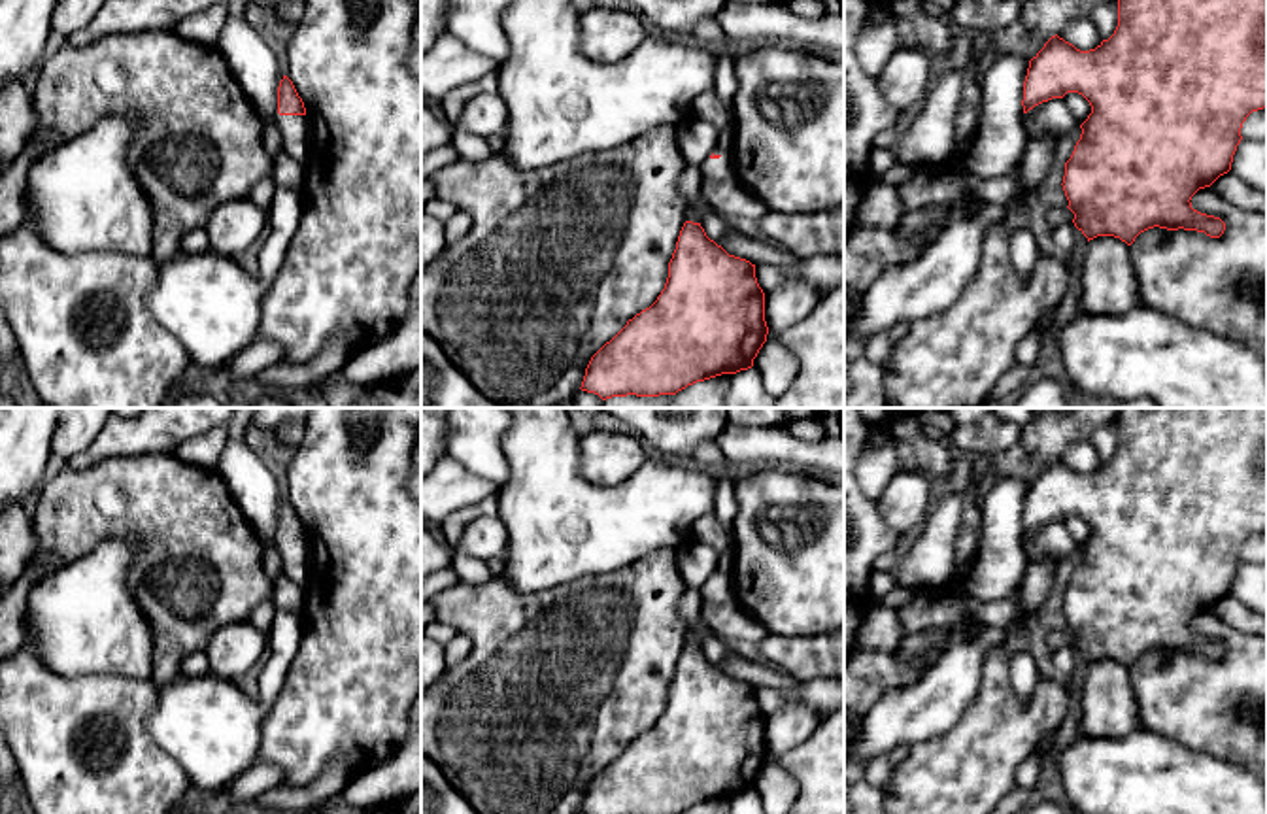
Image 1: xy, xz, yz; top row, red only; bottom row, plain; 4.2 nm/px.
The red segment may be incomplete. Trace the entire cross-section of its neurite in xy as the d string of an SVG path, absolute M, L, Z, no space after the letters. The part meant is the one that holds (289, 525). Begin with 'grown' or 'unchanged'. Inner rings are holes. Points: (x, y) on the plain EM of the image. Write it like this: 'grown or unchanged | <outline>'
grown | M283 499L278 510L278 550L283 572L298 585L306 585L310 572L310 550L302 521L293 504Z

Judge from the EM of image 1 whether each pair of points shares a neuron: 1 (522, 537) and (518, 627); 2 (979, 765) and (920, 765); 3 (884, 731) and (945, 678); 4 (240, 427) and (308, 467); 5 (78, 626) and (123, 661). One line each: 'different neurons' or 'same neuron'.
1: different neurons
2: same neuron
3: same neuron
4: different neurons
5: same neuron

